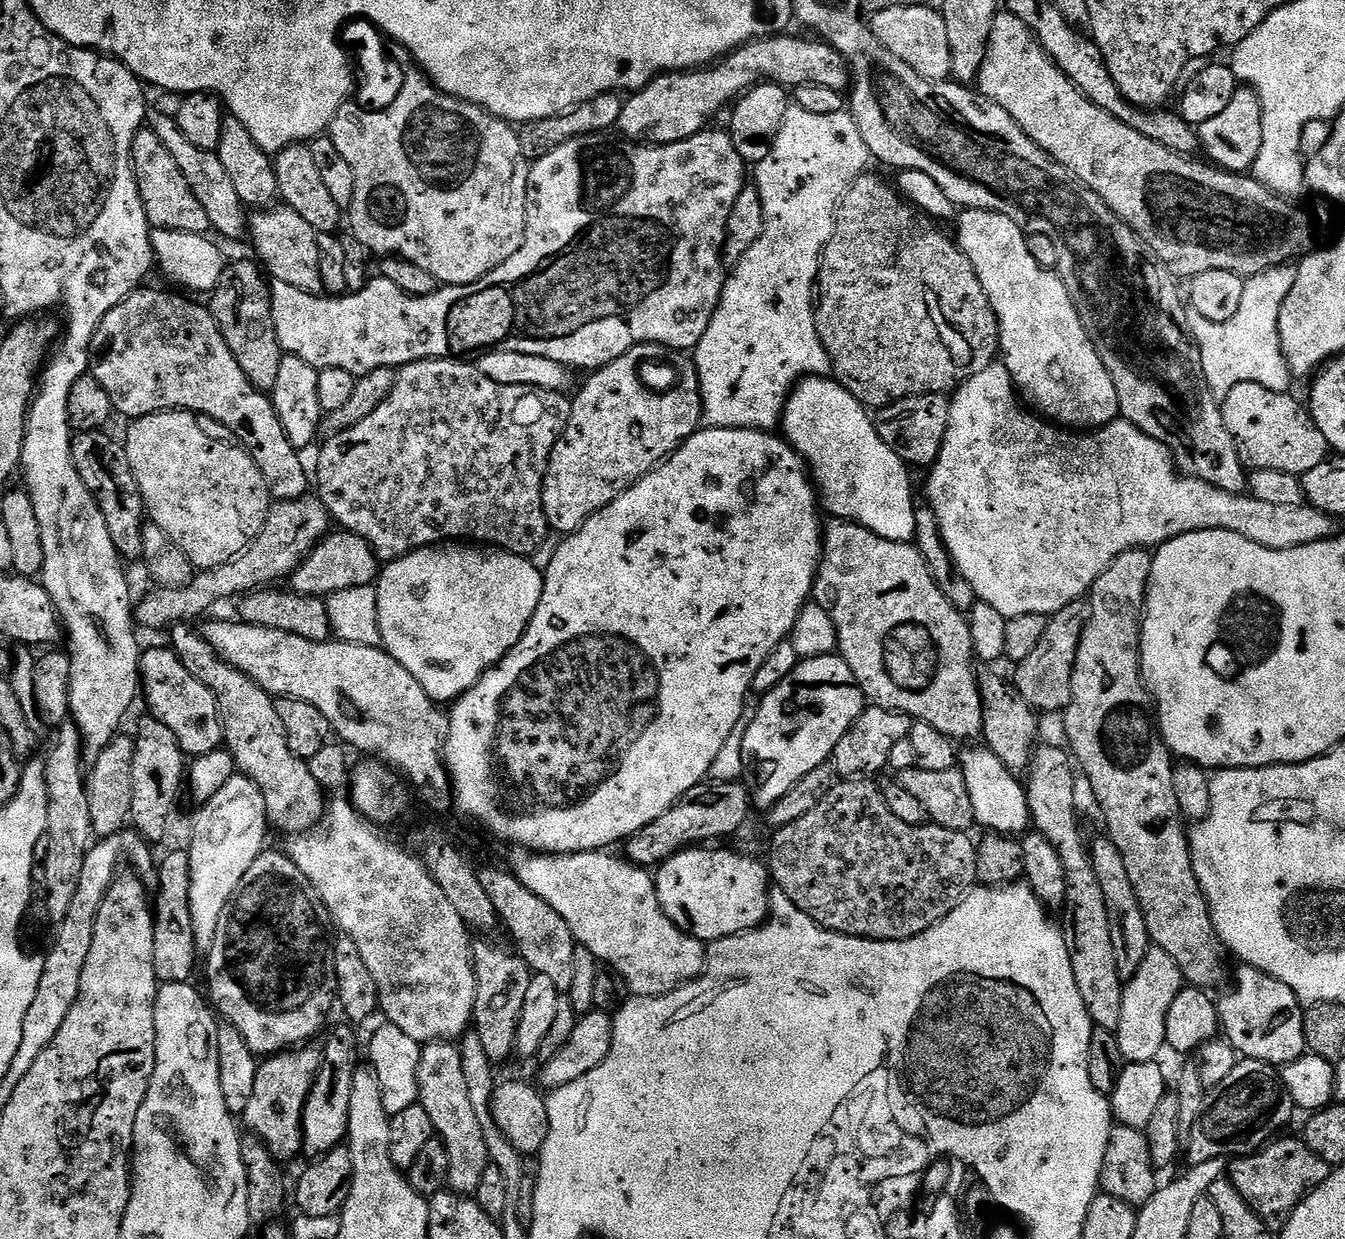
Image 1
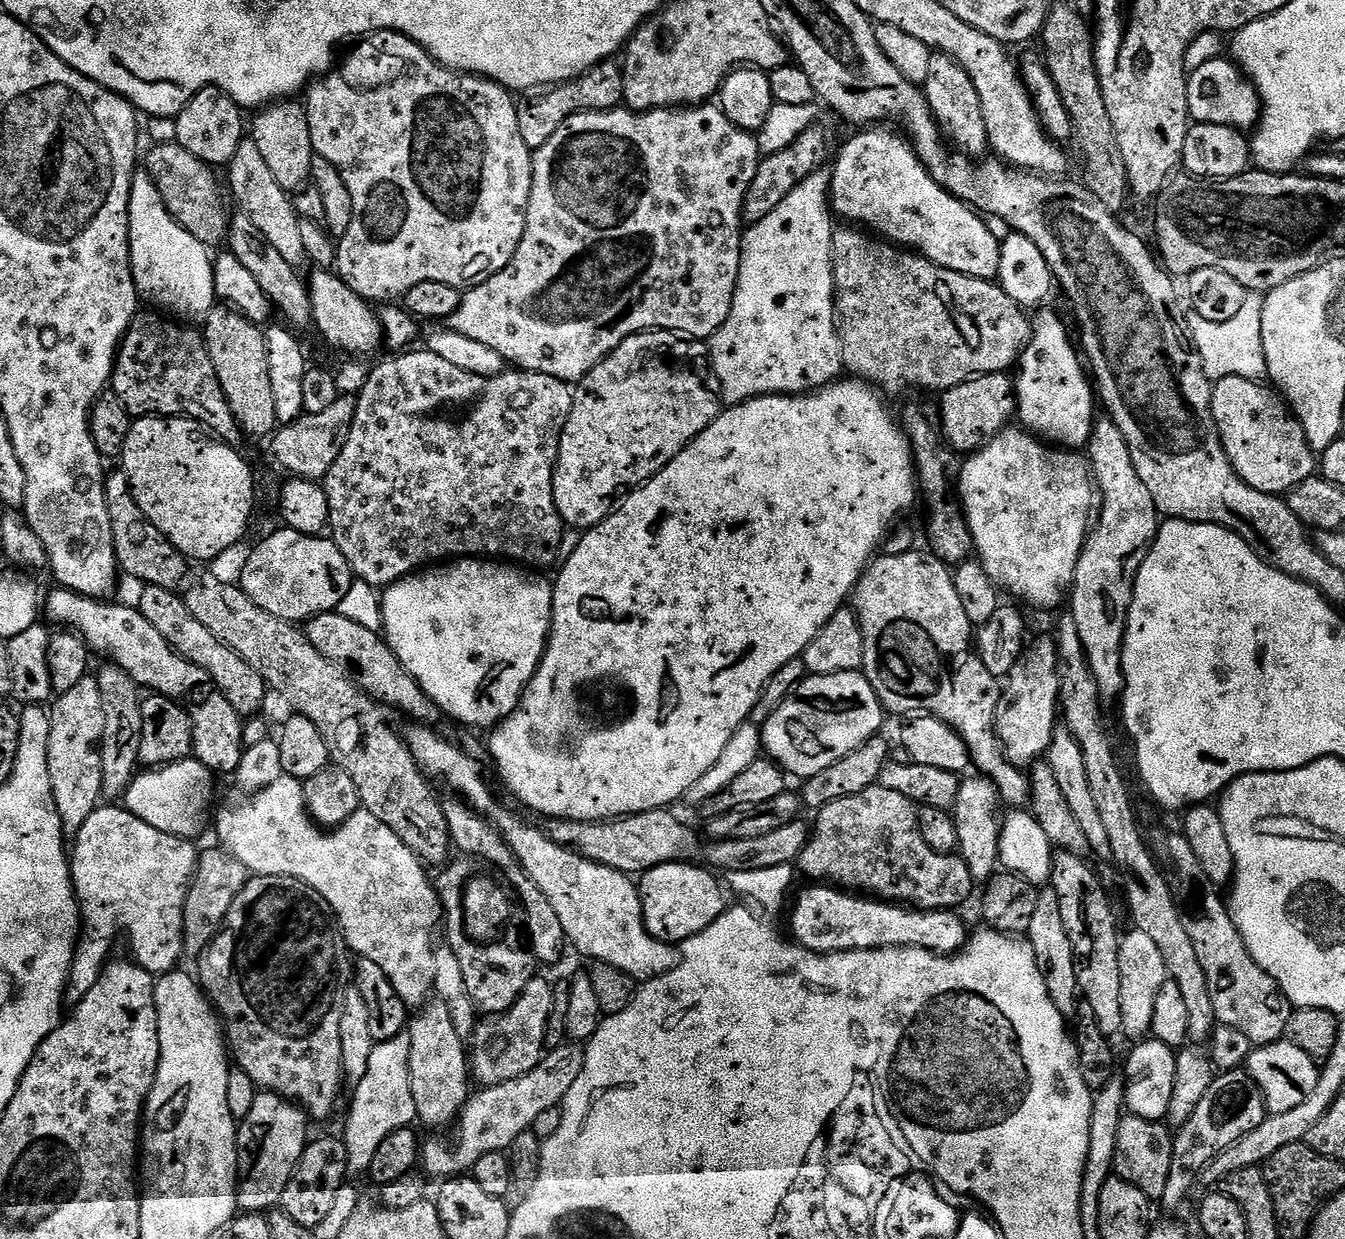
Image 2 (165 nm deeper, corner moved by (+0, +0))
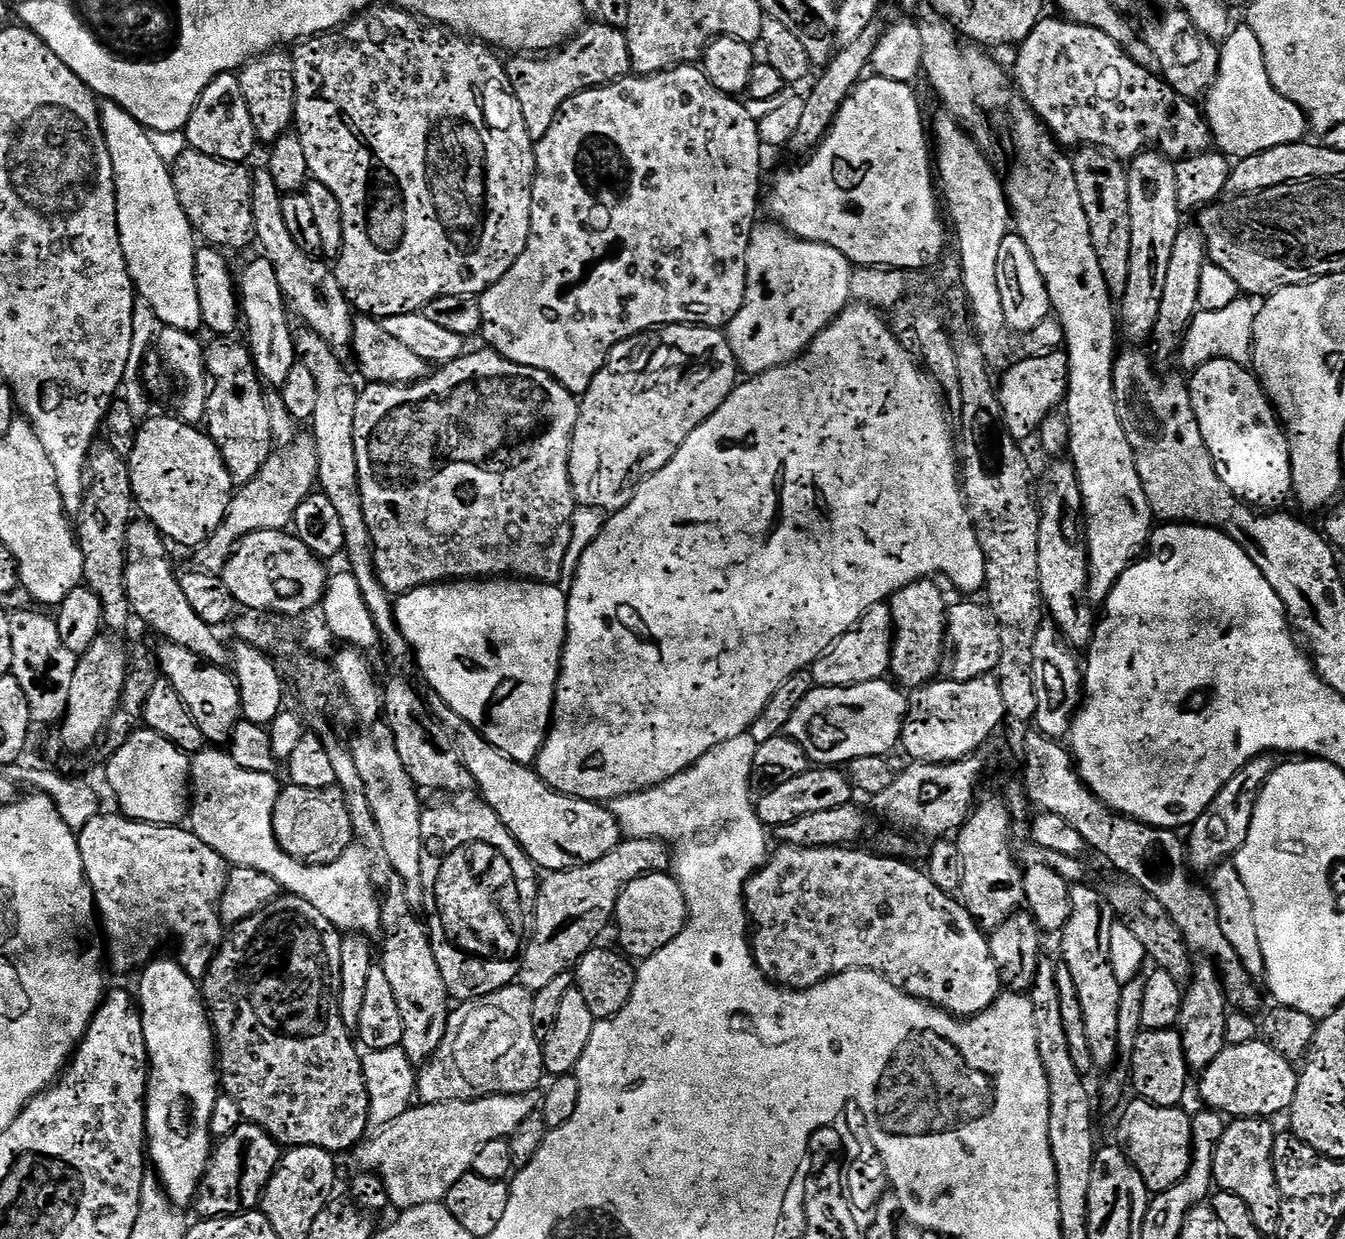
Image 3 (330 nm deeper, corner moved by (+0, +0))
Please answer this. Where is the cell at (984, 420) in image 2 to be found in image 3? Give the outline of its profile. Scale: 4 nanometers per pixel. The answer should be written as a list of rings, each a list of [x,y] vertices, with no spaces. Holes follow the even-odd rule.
[[[1064,350],[1055,352],[1045,352],[1043,356],[1025,355],[1024,360],[1017,359],[998,380],[998,395],[1000,405],[1004,411],[1004,427],[1012,433],[1012,436],[1018,442],[1025,442],[1037,435],[1044,424],[1044,419],[1053,415],[1056,408],[1065,403],[1068,395],[1068,353]]]

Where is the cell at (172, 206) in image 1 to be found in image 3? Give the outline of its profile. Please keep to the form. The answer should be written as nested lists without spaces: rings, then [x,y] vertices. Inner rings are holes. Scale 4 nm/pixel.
[[[188,147],[185,152],[178,154],[170,167],[178,202],[192,224],[193,233],[205,245],[221,250],[253,247],[256,239],[252,181],[254,172],[248,169],[247,163],[235,164],[210,158],[210,154],[202,154]]]

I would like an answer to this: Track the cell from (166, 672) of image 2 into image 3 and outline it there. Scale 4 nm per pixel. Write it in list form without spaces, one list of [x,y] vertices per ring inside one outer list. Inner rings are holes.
[[[161,643],[161,648],[155,649],[158,661],[158,672],[163,679],[178,690],[182,702],[190,710],[194,722],[198,722],[198,730],[202,730],[205,741],[212,746],[220,746],[231,741],[236,723],[241,720],[240,690],[233,673],[198,658],[186,646]]]

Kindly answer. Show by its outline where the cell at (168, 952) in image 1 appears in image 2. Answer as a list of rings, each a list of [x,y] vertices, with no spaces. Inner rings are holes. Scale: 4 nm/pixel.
[[[223,847],[208,848],[199,853],[196,862],[196,875],[188,888],[184,903],[184,956],[203,957],[216,933],[224,924],[230,906],[234,906],[234,898],[246,886],[250,878],[247,866],[238,862],[238,858]]]

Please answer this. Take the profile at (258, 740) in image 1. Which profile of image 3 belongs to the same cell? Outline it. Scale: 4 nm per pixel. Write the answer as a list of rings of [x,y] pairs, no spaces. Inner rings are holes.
[[[136,518],[128,525],[126,542],[128,543],[126,594],[132,607],[133,617],[135,617],[139,623],[141,620],[142,623],[149,624],[154,631],[164,636],[162,638],[167,641],[167,643],[186,646],[186,650],[198,654],[198,658],[202,658],[211,664],[217,664],[220,668],[227,669],[230,664],[229,645],[224,645],[223,642],[216,637],[216,635],[218,635],[217,629],[212,628],[206,622],[202,622],[202,618],[198,618],[198,614],[194,614],[194,606],[190,606],[190,602],[186,602],[186,594],[182,594],[182,586],[180,585],[177,569],[172,569],[171,562],[167,560],[169,545],[166,543],[165,537],[161,536],[160,531],[155,528],[149,520]]]

